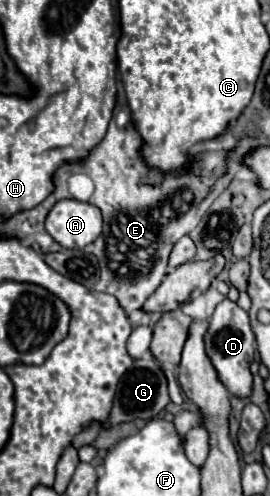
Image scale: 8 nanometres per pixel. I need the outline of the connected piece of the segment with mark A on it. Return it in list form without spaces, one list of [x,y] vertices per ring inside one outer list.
[[[64,199],[50,209],[46,217],[46,231],[66,249],[82,249],[100,235],[102,213],[98,213],[90,203]]]

